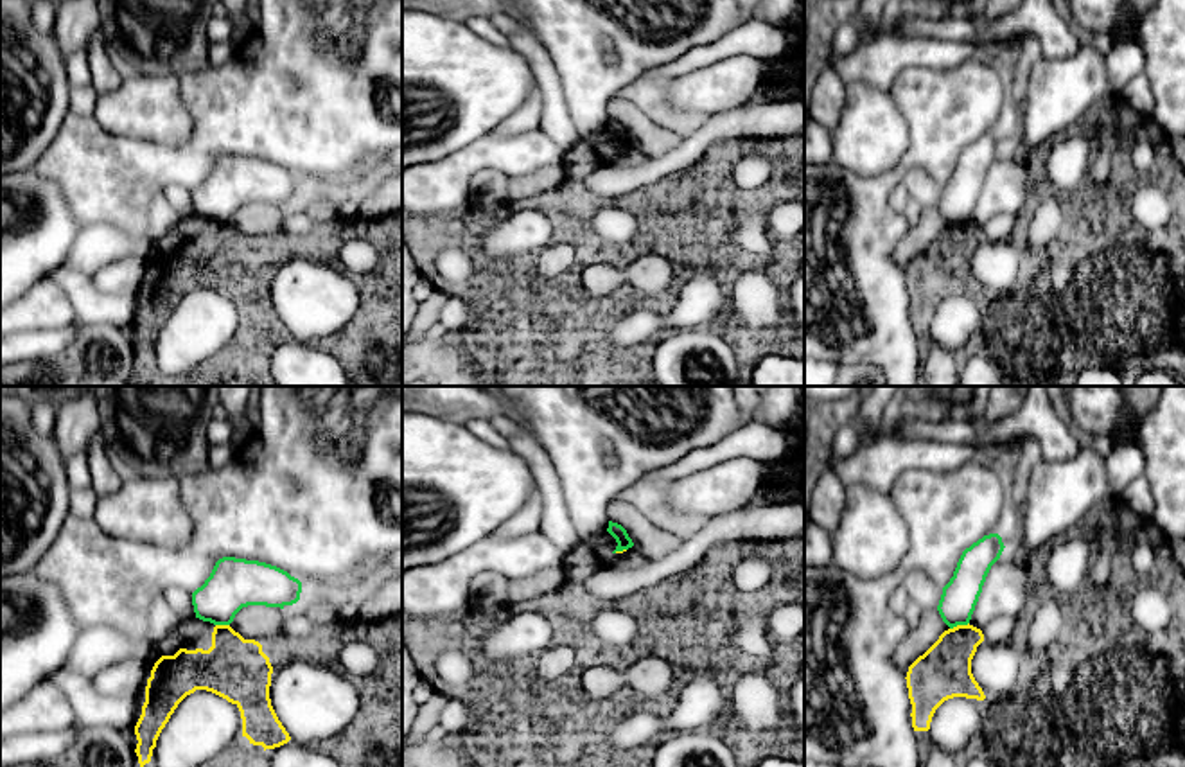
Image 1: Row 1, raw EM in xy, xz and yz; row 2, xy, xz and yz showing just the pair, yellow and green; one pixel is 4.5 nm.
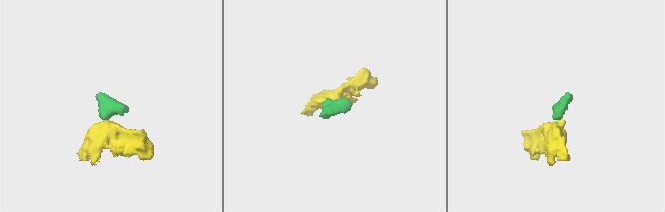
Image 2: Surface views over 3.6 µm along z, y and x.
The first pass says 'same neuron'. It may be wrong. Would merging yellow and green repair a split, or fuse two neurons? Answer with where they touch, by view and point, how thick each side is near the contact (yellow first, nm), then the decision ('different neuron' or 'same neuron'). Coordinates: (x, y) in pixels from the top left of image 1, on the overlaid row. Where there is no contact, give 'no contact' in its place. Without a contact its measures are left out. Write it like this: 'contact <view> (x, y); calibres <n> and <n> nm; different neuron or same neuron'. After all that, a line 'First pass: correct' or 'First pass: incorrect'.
contact yz (959, 625); calibres 240 and 160 nm; different neuron
First pass: incorrect

